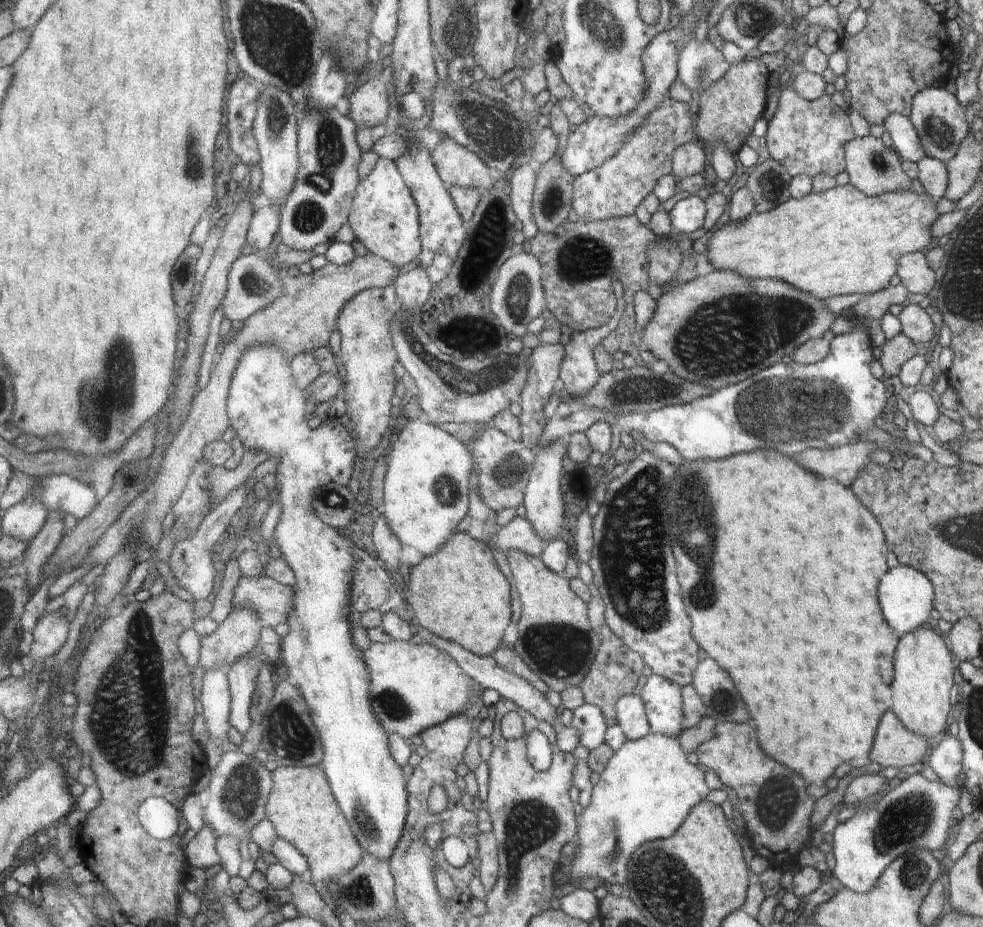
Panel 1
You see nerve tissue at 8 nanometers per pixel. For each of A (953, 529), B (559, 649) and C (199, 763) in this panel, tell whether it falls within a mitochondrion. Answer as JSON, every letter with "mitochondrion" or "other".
{"A":"mitochondrion","B":"mitochondrion","C":"other"}

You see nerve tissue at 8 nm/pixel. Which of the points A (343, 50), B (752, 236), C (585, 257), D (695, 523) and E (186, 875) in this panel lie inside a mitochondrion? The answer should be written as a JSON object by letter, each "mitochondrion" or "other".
{"A":"mitochondrion","B":"other","C":"mitochondrion","D":"mitochondrion","E":"other"}

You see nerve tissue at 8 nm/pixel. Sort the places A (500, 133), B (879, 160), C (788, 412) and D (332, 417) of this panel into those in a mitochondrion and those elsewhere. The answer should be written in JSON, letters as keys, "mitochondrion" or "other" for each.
{"A":"mitochondrion","B":"mitochondrion","C":"mitochondrion","D":"other"}

